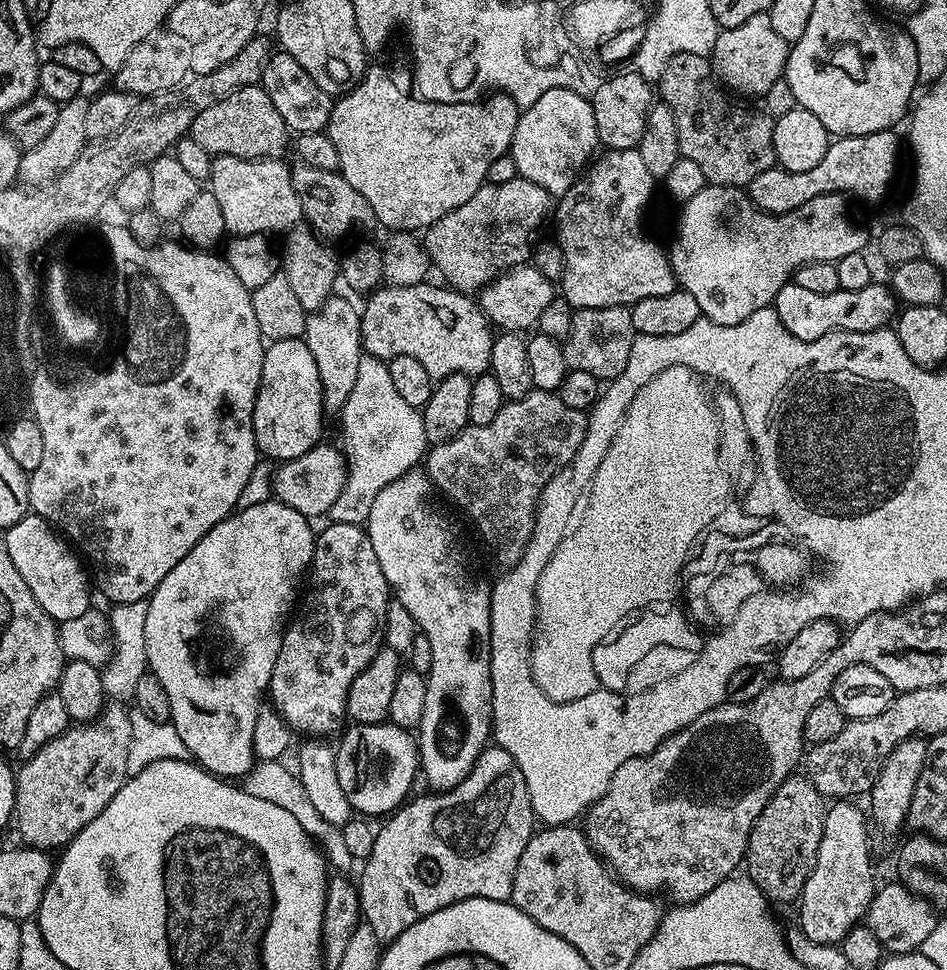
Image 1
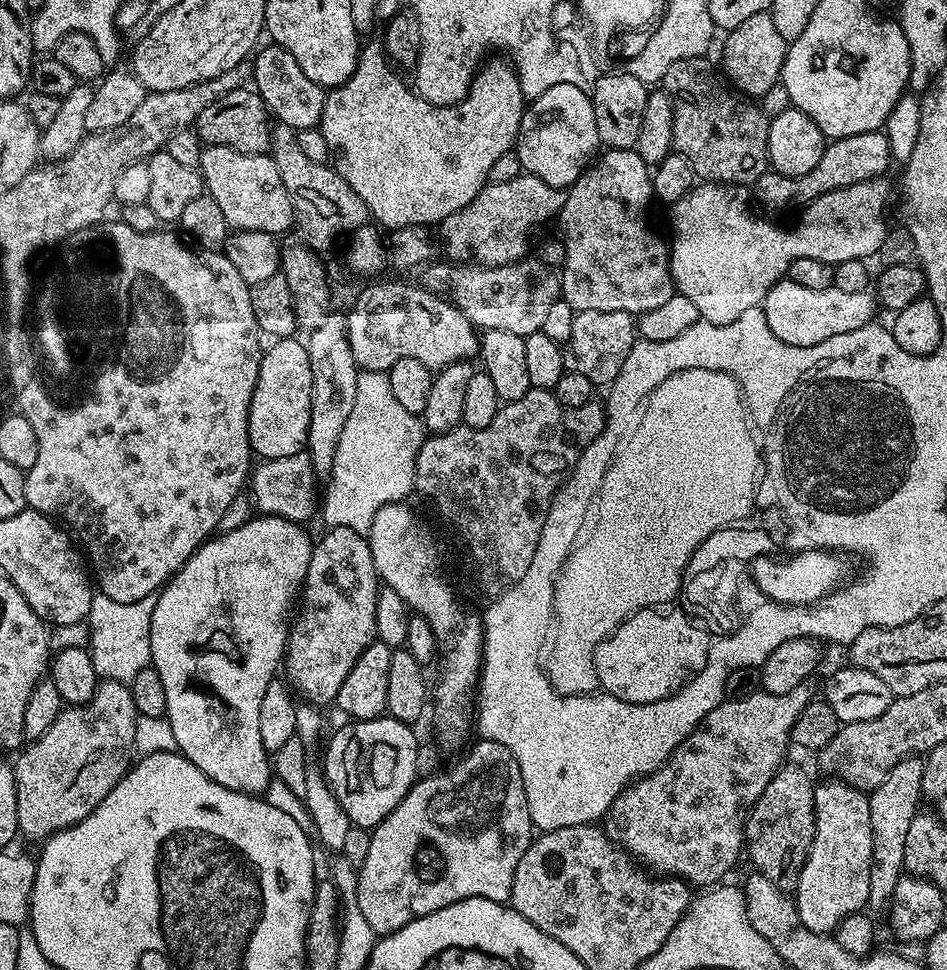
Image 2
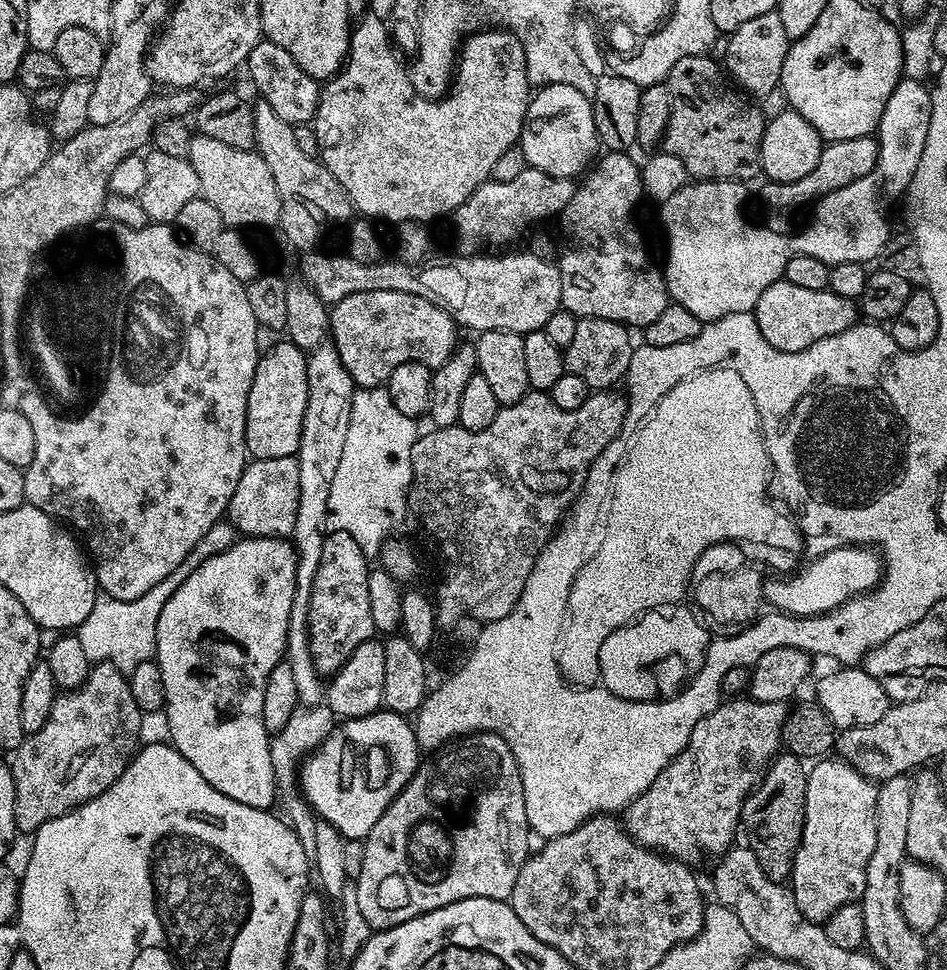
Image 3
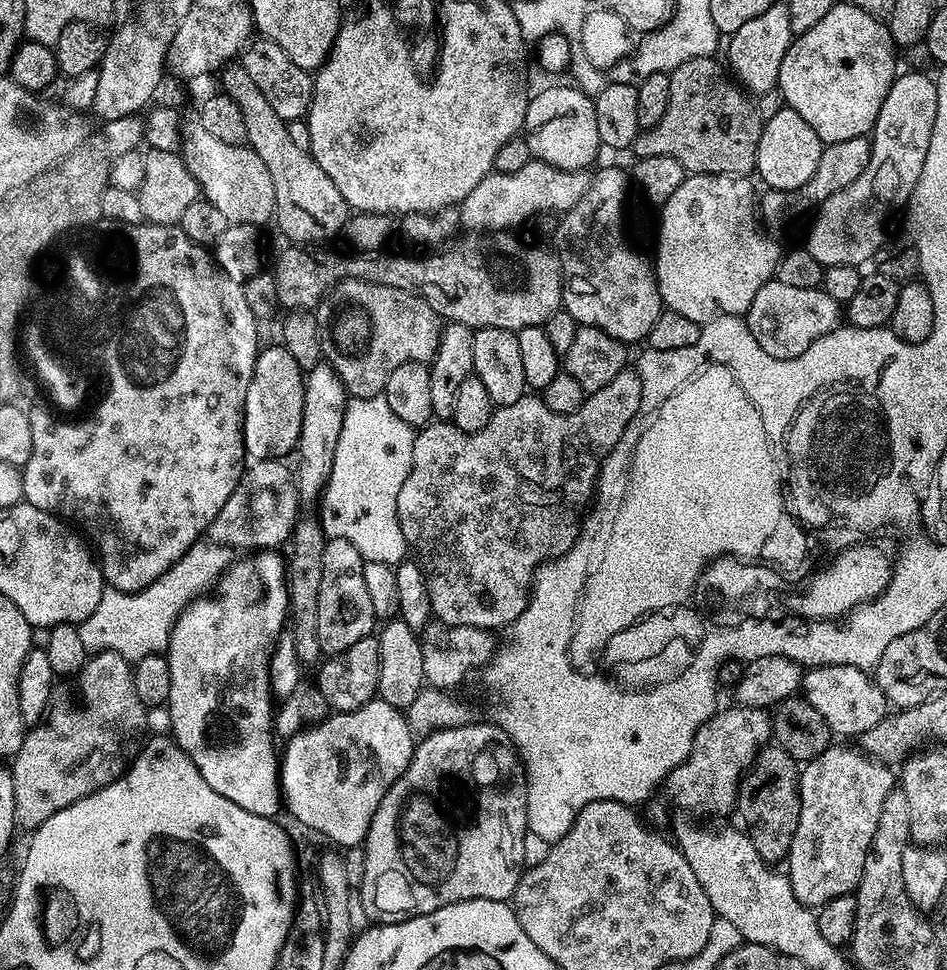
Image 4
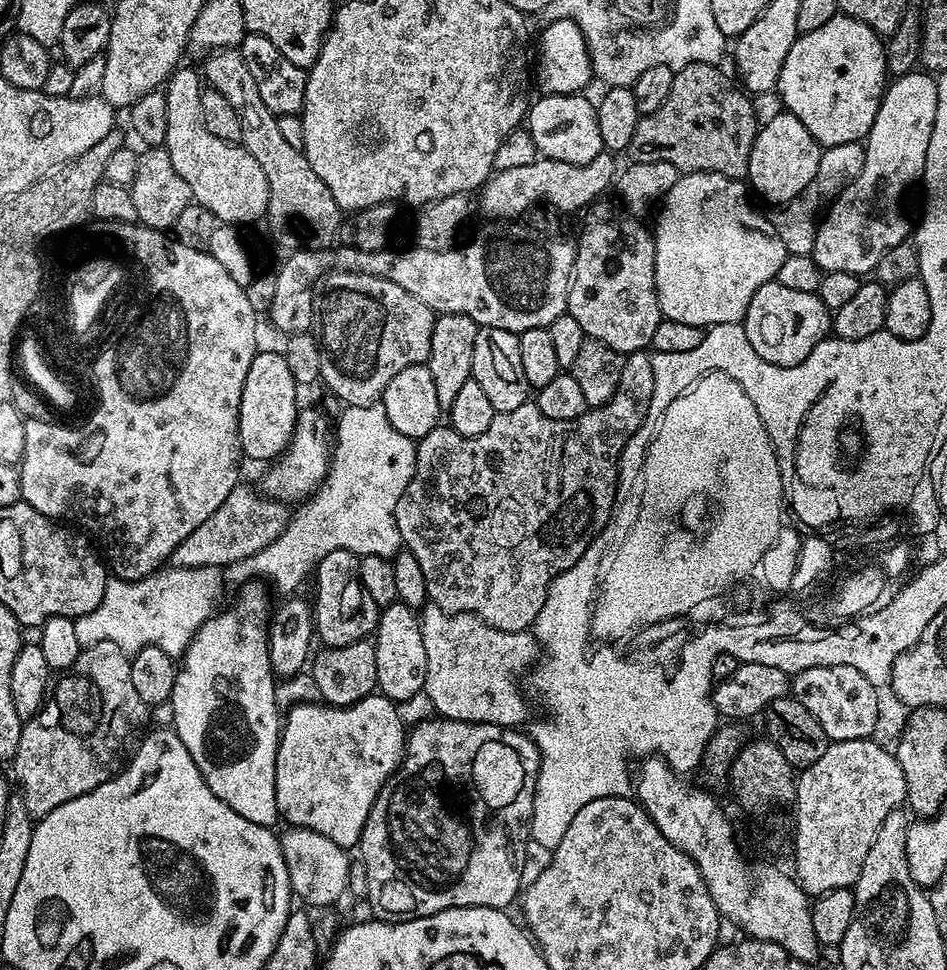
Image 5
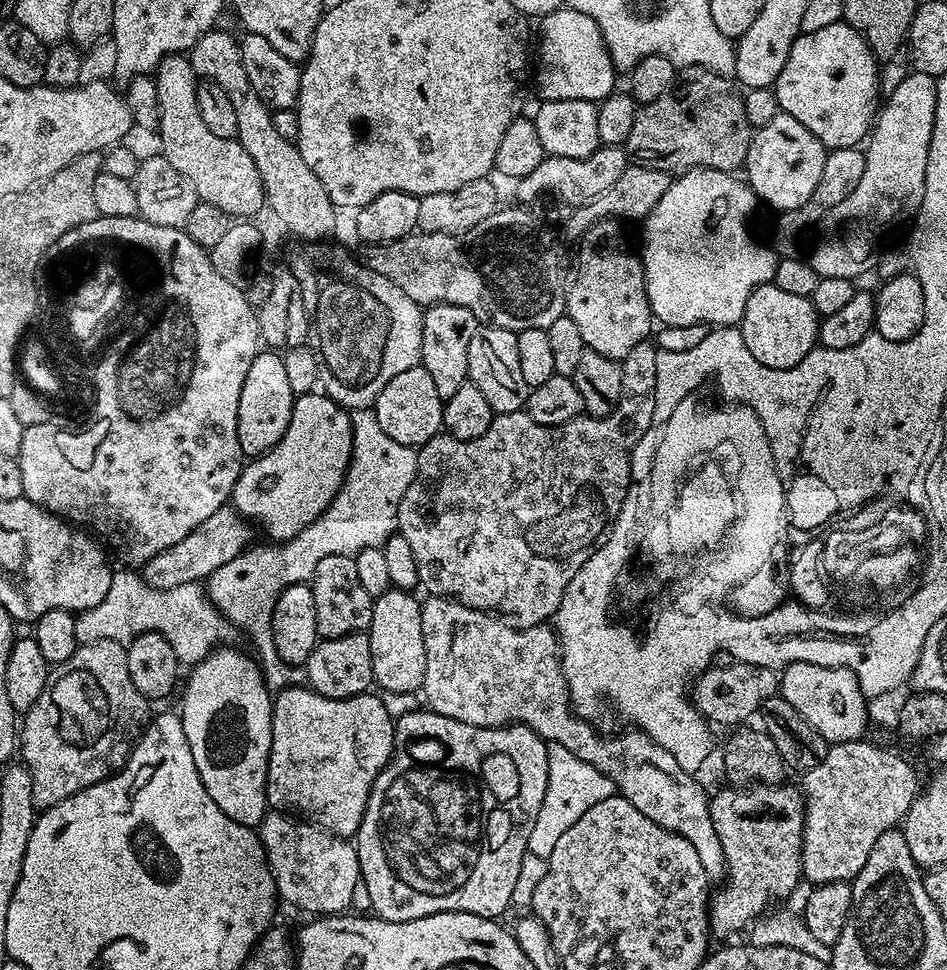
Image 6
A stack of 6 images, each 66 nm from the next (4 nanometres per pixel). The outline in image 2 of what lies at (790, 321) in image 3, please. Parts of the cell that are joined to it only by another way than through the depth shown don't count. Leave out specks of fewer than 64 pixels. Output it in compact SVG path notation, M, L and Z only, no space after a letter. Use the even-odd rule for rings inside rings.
M787 278L779 280L766 294L762 305L766 314L766 326L782 342L790 346L818 346L834 334L850 334L850 330L862 330L862 326L877 319L878 305L871 291L850 294L837 288L810 290L797 286Z

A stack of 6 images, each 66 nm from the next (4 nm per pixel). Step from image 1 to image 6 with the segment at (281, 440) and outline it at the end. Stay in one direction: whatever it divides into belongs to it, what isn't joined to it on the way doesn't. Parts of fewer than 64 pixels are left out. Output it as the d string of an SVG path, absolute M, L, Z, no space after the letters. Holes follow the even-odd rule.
M276 350L257 351L246 382L242 382L242 398L238 398L238 442L245 457L255 458L270 451L286 434L293 399L283 355Z

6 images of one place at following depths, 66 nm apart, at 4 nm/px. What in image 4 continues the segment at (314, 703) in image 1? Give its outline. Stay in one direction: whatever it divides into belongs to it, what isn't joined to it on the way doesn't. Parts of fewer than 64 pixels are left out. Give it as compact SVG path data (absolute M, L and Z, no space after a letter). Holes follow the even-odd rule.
M346 538L325 539L322 550L322 583L318 585L318 646L325 657L350 650L354 642L373 635L378 621L362 578L365 560Z

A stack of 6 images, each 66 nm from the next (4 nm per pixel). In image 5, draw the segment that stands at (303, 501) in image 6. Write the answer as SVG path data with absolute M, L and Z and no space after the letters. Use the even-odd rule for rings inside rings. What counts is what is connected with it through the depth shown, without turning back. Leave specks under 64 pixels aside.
M301 407L296 413L296 429L286 451L267 465L268 473L264 476L263 495L281 502L307 500L328 475L330 467L330 420L316 408Z

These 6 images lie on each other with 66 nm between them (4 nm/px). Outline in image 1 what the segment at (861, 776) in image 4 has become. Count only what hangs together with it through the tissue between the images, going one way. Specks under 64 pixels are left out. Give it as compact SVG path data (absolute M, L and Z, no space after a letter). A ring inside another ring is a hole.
M840 798L835 801L836 804L827 809L824 813L824 825L822 826L822 842L818 846L818 854L816 855L816 861L814 862L814 866L810 870L810 874L806 878L806 882L804 883L804 888L800 892L800 899L798 901L798 907L800 907L800 923L798 923L798 928L800 931L804 932L806 938L811 940L814 943L824 943L830 945L839 945L840 941L846 938L846 934L850 934L850 930L856 927L857 924L861 923L868 915L868 907L870 906L870 902L874 898L874 894L876 893L876 889L878 887L878 880L875 880L872 877L872 856L868 853L868 828L870 832L870 824L866 819L866 812L859 808L859 803L849 802L847 799Z

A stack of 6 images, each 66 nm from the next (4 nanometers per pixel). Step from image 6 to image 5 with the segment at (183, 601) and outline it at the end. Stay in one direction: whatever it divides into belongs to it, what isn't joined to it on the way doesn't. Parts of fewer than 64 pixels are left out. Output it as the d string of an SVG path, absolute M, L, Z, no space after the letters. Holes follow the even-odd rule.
M168 566L141 580L109 579L97 608L75 619L78 642L85 648L109 640L129 654L146 646L158 646L173 658L183 657L194 634L217 611L223 584L226 580L221 569L210 566Z

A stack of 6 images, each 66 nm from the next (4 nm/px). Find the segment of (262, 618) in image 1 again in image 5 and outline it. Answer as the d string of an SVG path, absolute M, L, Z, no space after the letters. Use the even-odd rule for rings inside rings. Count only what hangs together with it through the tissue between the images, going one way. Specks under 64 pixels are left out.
M260 582L245 583L239 589L236 605L225 612L217 611L194 634L174 682L171 727L178 738L182 738L182 746L190 750L190 758L194 758L206 786L214 790L219 800L226 802L234 814L242 814L242 818L250 822L272 826L280 816L276 805L276 751L280 745L282 712L276 703L277 681L268 653L269 589L263 586Z

